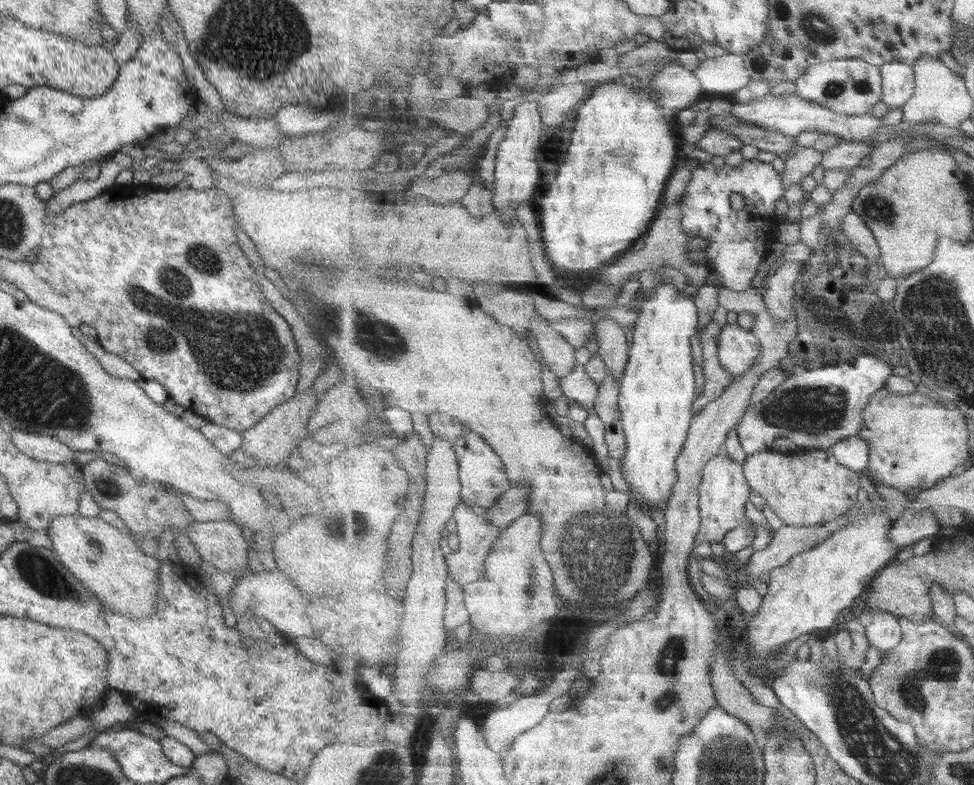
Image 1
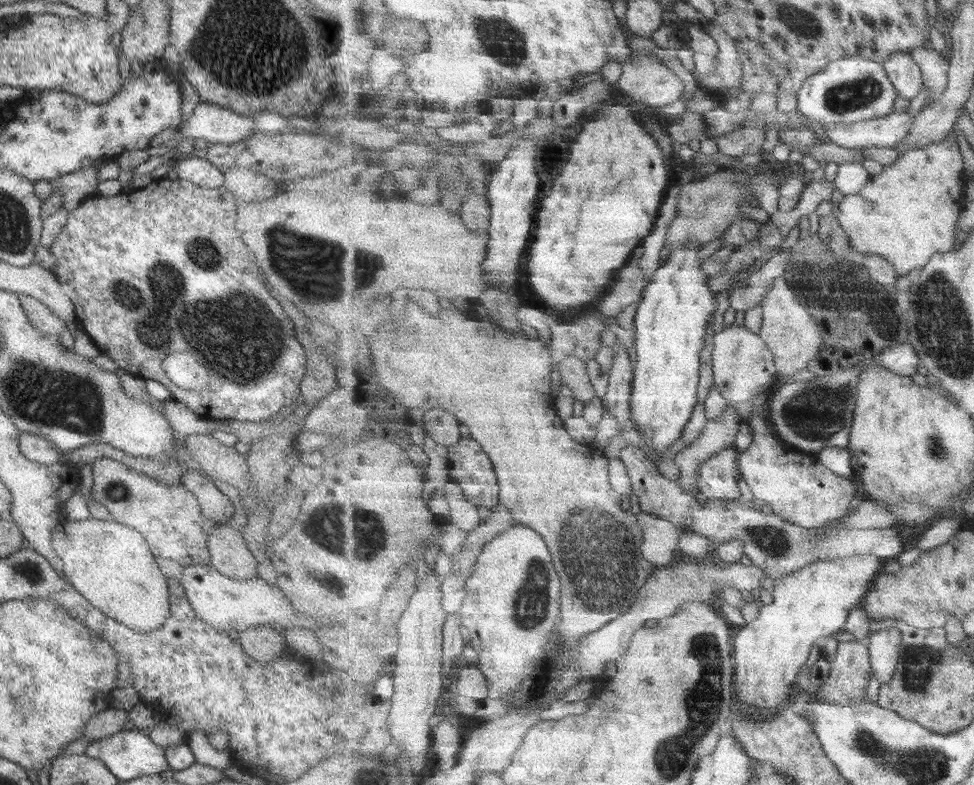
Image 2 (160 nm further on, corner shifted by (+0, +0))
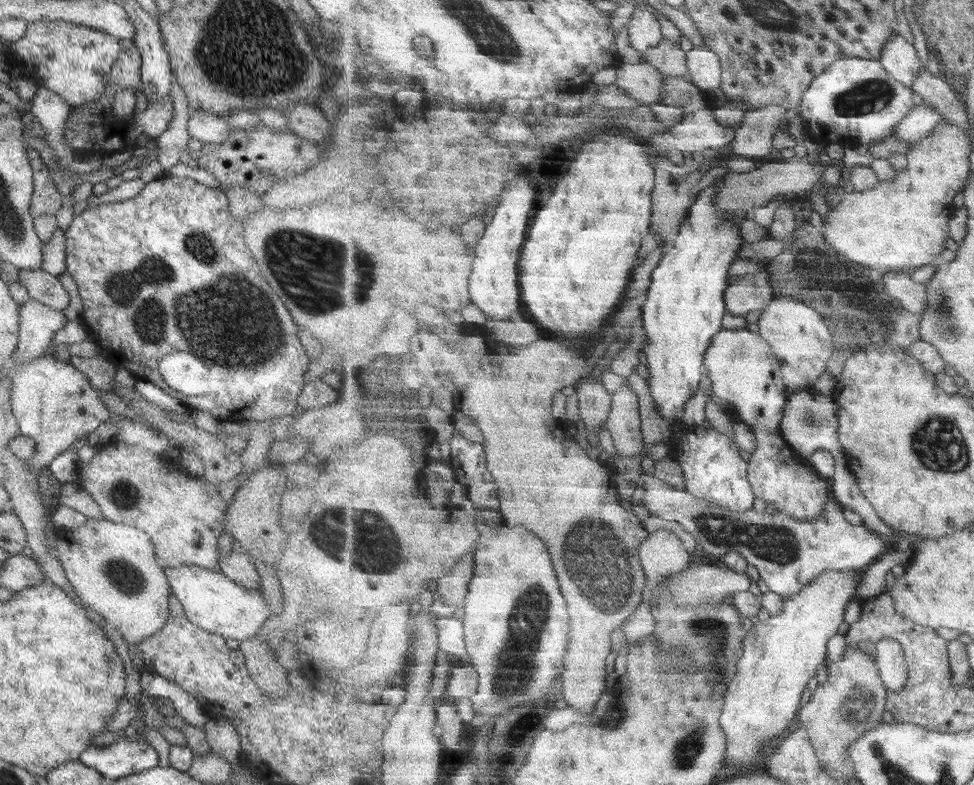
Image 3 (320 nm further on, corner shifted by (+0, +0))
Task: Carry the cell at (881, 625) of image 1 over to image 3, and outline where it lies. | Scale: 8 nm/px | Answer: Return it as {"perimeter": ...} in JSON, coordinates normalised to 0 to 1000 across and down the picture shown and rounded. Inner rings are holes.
{"perimeter":[[[907,813],[899,820],[899,842],[913,882],[925,882],[934,862],[930,833],[918,813]]]}

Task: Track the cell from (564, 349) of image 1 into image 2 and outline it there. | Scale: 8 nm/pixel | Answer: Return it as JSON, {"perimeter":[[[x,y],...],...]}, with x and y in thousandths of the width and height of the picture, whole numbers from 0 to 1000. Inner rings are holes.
{"perimeter":[[[583,451],[575,464],[575,476],[578,489],[587,497],[587,504],[595,510],[599,517],[613,504],[600,459]]]}

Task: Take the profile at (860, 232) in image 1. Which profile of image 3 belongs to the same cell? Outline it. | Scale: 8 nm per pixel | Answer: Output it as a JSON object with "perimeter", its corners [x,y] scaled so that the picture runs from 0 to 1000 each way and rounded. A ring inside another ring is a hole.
{"perimeter":[[[911,346],[905,350],[907,350],[905,361],[911,362],[909,372],[915,375],[925,392],[944,403],[952,396],[953,375],[950,361],[939,359],[931,348]]]}

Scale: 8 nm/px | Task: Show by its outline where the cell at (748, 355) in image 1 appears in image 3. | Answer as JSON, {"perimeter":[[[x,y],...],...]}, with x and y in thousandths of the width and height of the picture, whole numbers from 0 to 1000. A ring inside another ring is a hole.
{"perimeter":[[[742,418],[733,428],[729,443],[726,445],[723,466],[731,487],[733,504],[751,513],[758,525],[758,532],[772,545],[778,561],[778,572],[768,585],[768,609],[776,634],[786,637],[796,645],[798,652],[808,655],[820,665],[835,665],[841,660],[844,652],[847,652],[848,639],[857,638],[855,613],[843,606],[832,590],[832,585],[815,575],[802,555],[802,532],[807,524],[810,502],[803,480],[803,465],[795,450],[795,442],[779,423]]]}

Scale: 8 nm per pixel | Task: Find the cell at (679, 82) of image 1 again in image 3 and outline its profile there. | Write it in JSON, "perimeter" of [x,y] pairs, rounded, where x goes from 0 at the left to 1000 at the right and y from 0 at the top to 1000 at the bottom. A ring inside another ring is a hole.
{"perimeter":[[[663,76],[655,82],[636,82],[631,85],[631,107],[644,122],[652,125],[659,134],[668,135],[681,127],[683,96]]]}

